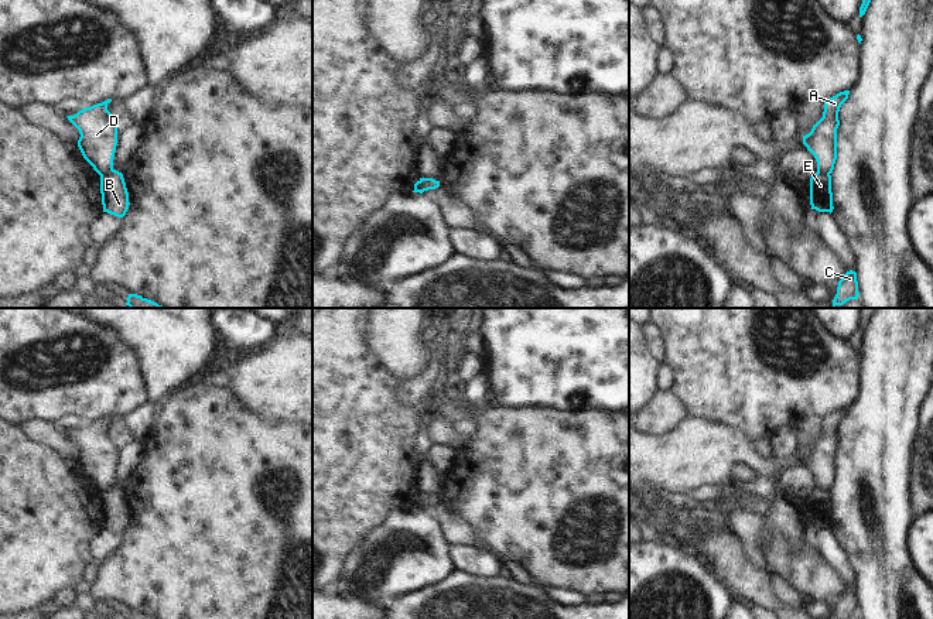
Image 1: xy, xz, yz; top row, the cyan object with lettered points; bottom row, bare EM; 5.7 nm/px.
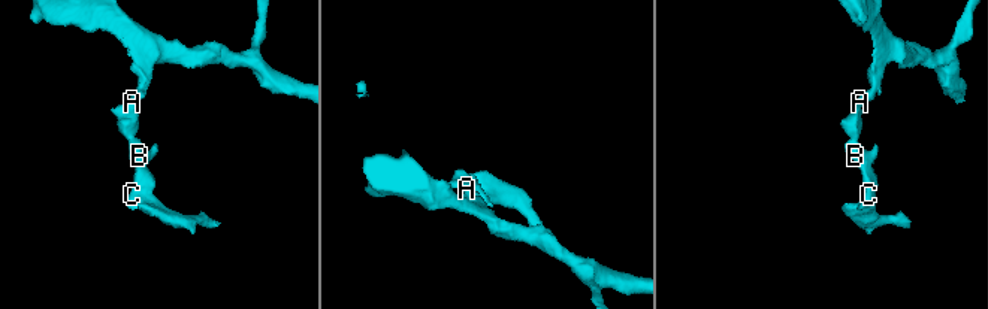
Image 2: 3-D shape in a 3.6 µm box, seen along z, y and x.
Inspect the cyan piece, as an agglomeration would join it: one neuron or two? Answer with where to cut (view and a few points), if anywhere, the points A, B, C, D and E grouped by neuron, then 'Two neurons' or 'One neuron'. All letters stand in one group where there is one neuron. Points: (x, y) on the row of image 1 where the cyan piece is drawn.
Split along xy (112, 168), (101, 175). Groups: A D / B C E. Two neurons

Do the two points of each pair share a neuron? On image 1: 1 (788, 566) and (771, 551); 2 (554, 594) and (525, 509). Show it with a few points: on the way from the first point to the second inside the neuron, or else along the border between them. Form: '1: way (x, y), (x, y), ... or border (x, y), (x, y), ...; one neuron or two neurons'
1: way (783, 561), (775, 553); one neuron
2: border (543, 587), (570, 588), (585, 597); two neurons

